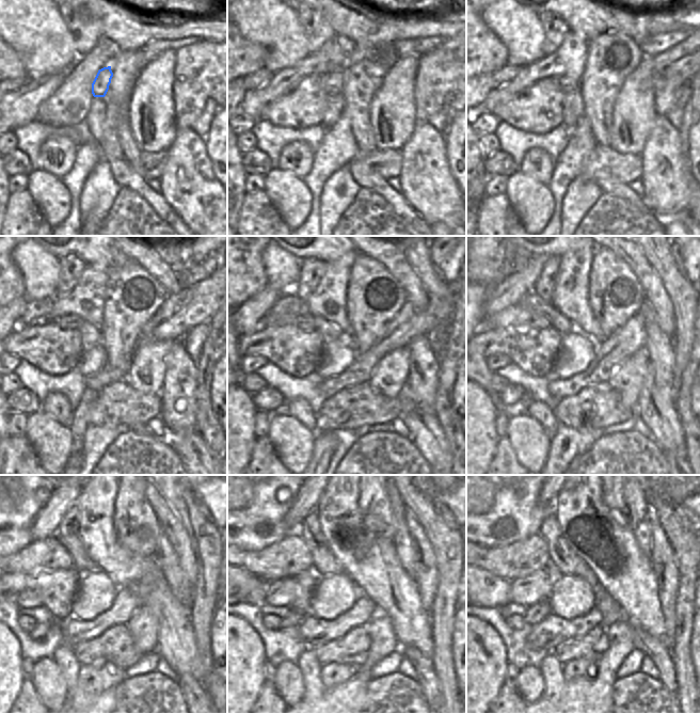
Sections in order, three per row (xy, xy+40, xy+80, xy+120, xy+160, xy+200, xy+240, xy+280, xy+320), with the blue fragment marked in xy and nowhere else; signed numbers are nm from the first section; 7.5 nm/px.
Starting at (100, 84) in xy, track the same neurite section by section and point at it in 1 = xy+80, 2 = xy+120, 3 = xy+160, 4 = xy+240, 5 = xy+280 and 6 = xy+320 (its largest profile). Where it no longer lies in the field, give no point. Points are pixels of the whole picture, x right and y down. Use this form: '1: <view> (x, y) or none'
1: xy+80 (567, 84)
2: xy+120 (68, 321)
3: xy+160 (303, 321)
4: xy+240 (49, 553)
5: xy+280 (290, 556)
6: xy+320 (521, 558)

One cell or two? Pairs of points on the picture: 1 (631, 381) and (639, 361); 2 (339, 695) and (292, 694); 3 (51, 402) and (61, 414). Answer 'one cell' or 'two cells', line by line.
1: one cell
2: two cells
3: one cell

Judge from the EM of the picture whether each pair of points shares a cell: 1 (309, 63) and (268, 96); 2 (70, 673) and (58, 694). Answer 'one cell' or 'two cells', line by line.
1: one cell
2: two cells

